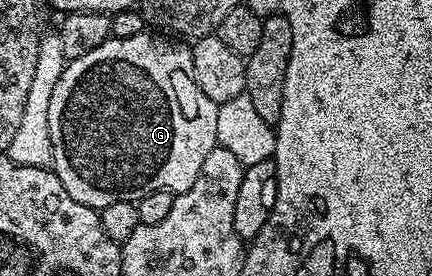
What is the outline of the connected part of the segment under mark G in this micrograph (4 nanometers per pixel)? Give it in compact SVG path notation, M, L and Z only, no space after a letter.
M143 31L135 37L109 39L97 50L89 50L89 54L81 54L76 60L68 60L57 86L53 86L53 98L49 98L49 142L53 146L50 167L61 178L69 198L81 202L85 206L101 210L113 202L134 200L138 202L145 194L153 194L157 190L180 193L189 190L193 182L197 182L197 174L201 174L201 166L209 155L209 150L217 147L217 110L219 105L205 98L205 90L197 86L195 81L195 57L192 49L175 40L166 40L166 35L150 36L150 31Z

